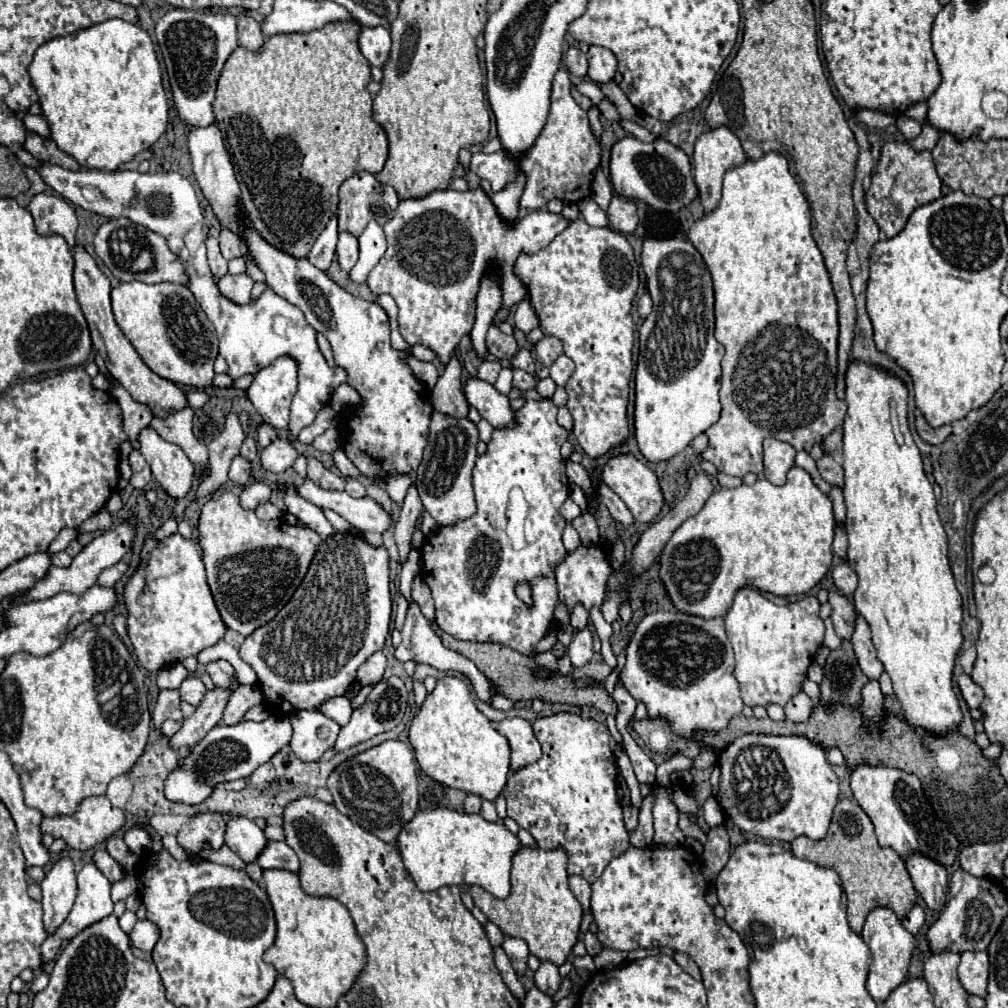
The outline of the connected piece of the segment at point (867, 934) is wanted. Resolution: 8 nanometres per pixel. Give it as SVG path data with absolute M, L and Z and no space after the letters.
M876 907L866 917L862 939L866 941L866 945L872 951L872 965L870 965L870 973L866 979L866 987L868 987L870 995L874 997L874 1001L884 1001L908 975L910 957L914 951L914 935L902 927L900 919L896 917L896 913L892 909Z

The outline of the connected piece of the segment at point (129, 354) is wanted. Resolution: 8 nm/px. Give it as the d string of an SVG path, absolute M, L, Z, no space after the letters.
M82 247L74 249L74 259L76 259L76 267L74 267L76 297L78 297L78 303L80 303L80 307L84 311L88 327L90 327L92 345L102 355L108 373L132 395L134 401L138 401L142 405L148 405L154 417L162 417L164 419L164 417L168 417L168 415L188 407L186 393L176 383L172 383L168 379L162 379L160 375L150 371L146 367L146 363L140 359L140 355L136 353L136 349L132 347L132 343L118 329L118 325L114 321L114 315L112 315L112 305L110 305L110 281L98 269L96 261Z

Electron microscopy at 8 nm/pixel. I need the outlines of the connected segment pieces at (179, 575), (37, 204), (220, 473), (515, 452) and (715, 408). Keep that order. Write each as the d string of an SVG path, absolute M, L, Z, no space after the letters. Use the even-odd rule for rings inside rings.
M178 533L160 543L148 537L142 549L142 567L128 581L124 601L134 653L148 671L158 671L168 663L198 655L202 649L216 645L226 633L206 583L202 555L192 539L184 539Z
M38 193L32 197L28 211L32 213L36 231L40 235L62 235L72 249L76 247L74 235L78 219L72 205L66 203L60 195Z
M234 411L226 415L226 425L222 433L208 445L210 449L210 475L198 487L198 499L212 493L216 487L228 481L228 467L232 459L240 453L240 445L244 441L244 431L240 427L240 419Z
M526 399L526 405L516 411L514 427L494 429L492 439L488 441L488 451L476 459L472 471L474 495L476 495L476 513L464 521L454 525L442 525L436 533L428 535L422 549L422 571L420 577L428 583L432 597L436 601L436 623L440 629L454 639L462 641L480 641L480 643L502 643L506 647L516 649L524 655L534 655L532 645L536 645L546 627L552 621L552 613L556 607L556 583L552 567L560 563L566 555L562 545L562 529L566 525L560 515L562 503L570 495L570 483L566 477L566 461L560 455L562 443L568 439L568 431L556 423L558 407L551 399L532 401ZM518 487L524 493L528 503L528 517L524 523L524 539L526 545L522 549L514 549L512 541L506 537L504 529L508 525L508 507L510 507L510 491ZM490 533L496 533L498 541L492 541ZM518 581L529 581L532 587L533 607L528 609L522 601L518 601L514 593L514 585Z
M646 239L642 247L642 267L648 293L654 301L652 313L640 327L640 357L636 369L636 441L648 461L666 461L684 451L694 437L712 427L720 417L720 361L724 347L714 339L714 289L710 271L686 239Z

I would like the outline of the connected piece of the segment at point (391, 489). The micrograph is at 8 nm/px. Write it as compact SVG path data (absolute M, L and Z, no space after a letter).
M392 475L392 477L386 481L386 491L388 491L388 495L392 497L392 501L402 503L402 501L404 501L404 495L406 495L406 491L408 491L408 487L410 487L410 483L412 483L410 475Z

